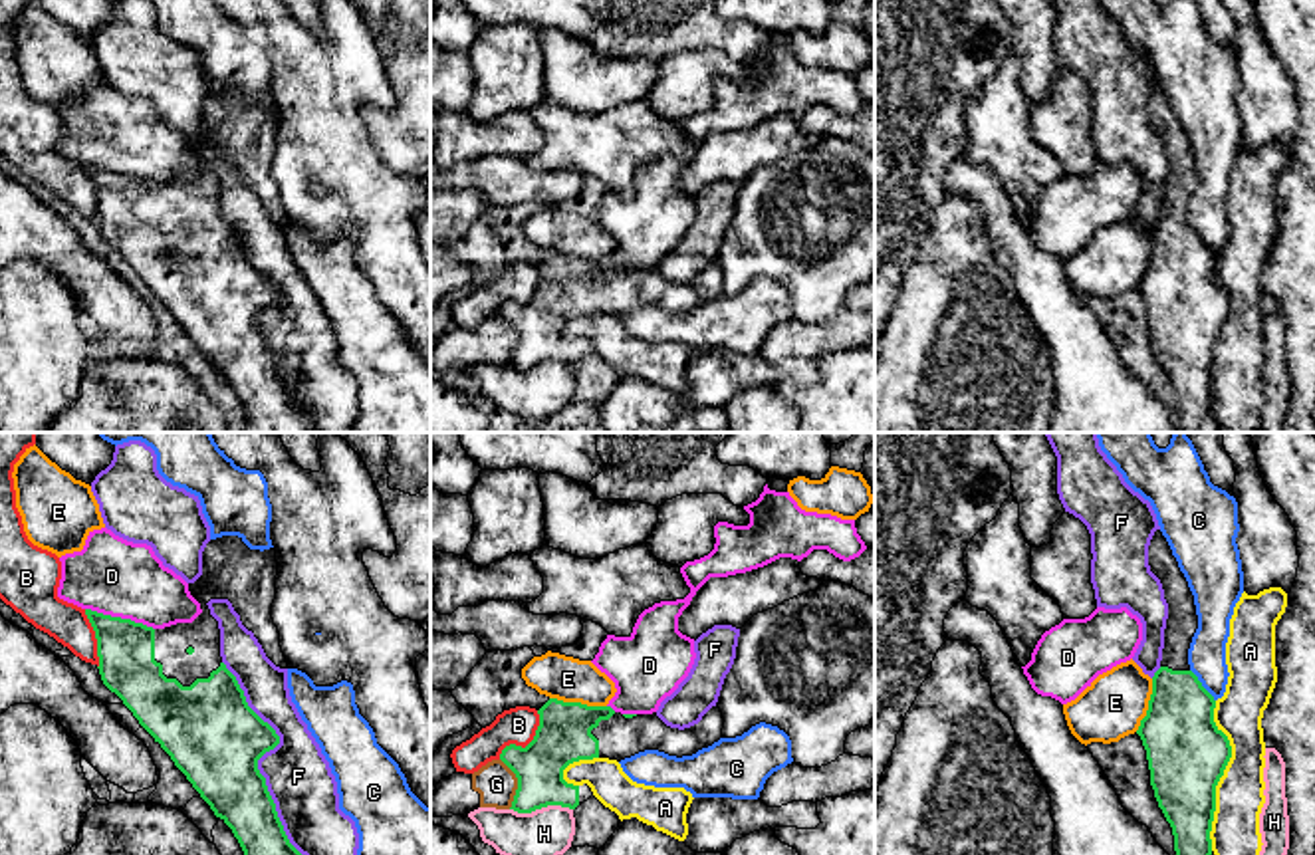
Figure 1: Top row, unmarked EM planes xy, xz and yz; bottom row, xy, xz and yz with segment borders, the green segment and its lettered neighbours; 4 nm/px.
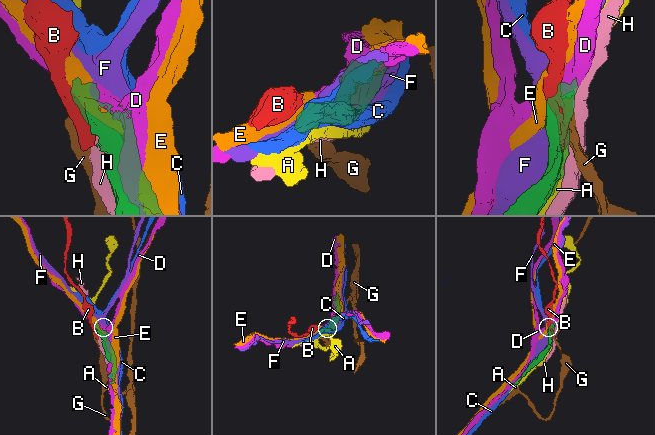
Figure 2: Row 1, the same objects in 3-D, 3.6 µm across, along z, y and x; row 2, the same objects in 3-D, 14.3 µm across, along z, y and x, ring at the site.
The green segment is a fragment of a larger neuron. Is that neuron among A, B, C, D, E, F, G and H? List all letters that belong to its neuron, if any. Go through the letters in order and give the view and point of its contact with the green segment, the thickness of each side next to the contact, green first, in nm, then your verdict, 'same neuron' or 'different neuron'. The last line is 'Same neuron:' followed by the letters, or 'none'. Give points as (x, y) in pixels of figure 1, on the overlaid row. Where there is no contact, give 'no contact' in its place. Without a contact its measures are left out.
A: meets green in yz at (1222, 774); 320 nm thick on the green side, 190 nm on the other; different neuron
B: meets green in xz at (528, 744); 220 nm thick on the green side, 150 nm on the other; different neuron
C: meets green in yz at (1200, 685); 300 nm thick on the green side, 160 nm on the other; different neuron
D: meets green in xy at (119, 617); 240 nm thick on the green side, 320 nm on the other; different neuron
E: meets green in xz at (578, 703); 220 nm thick on the green side, 180 nm on the other; different neuron
F: meets green in xy at (262, 754); 380 nm thick on the green side, 260 nm on the other; different neuron
G: meets green in xz at (518, 784); 200 nm thick on the green side, 160 nm on the other; different neuron
H: meets green in xz at (540, 808); 200 nm thick on the green side, 190 nm on the other; different neuron
Same neuron: none

